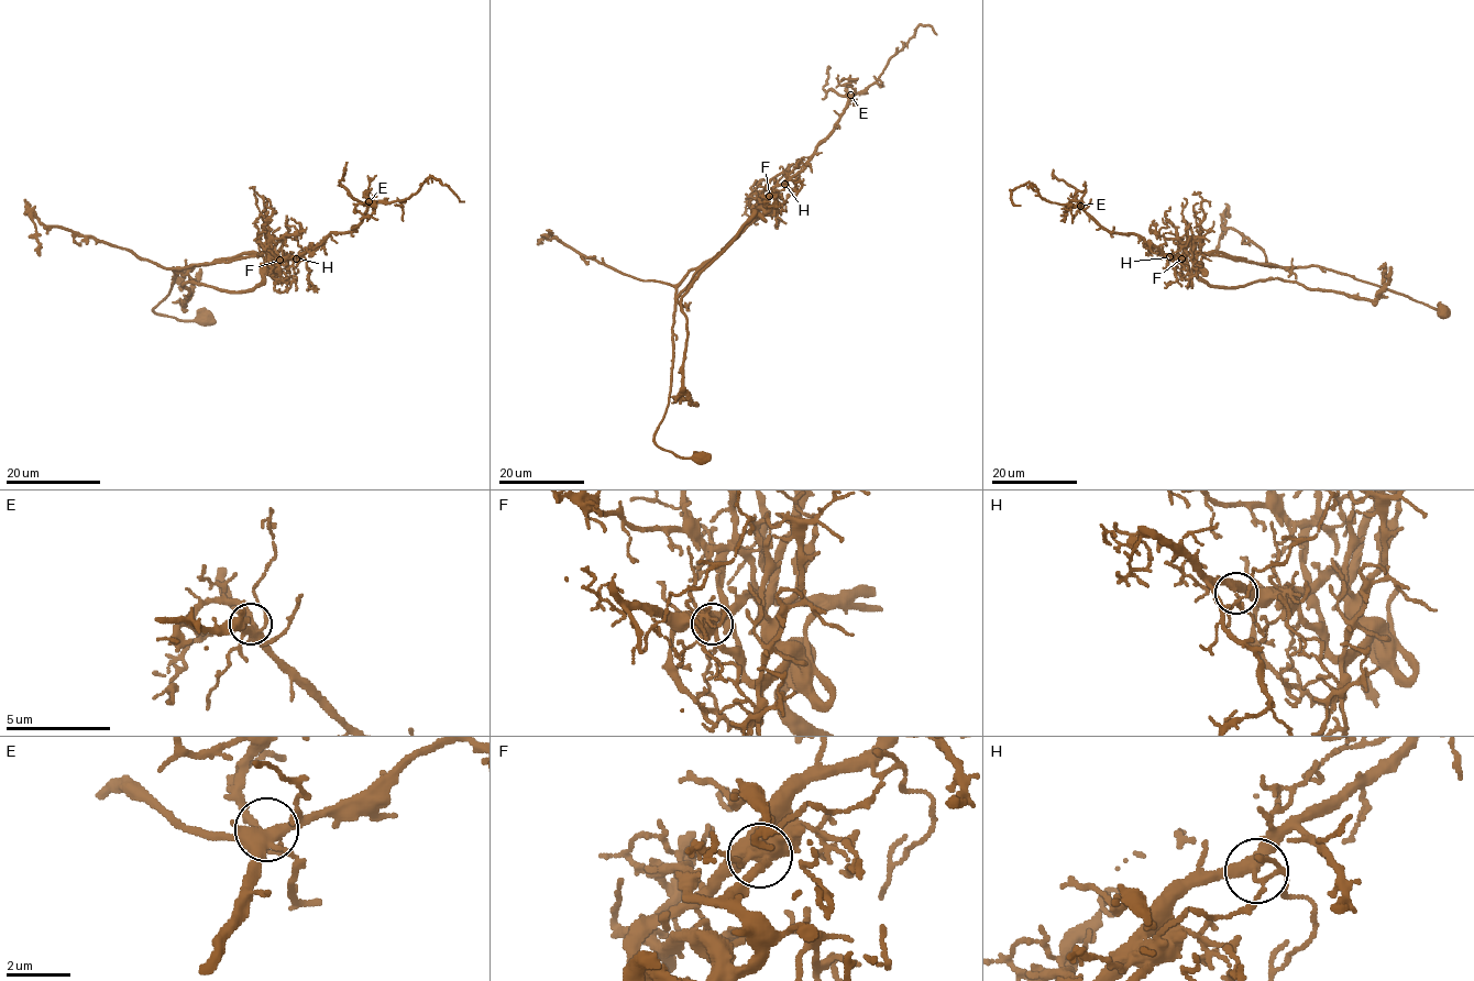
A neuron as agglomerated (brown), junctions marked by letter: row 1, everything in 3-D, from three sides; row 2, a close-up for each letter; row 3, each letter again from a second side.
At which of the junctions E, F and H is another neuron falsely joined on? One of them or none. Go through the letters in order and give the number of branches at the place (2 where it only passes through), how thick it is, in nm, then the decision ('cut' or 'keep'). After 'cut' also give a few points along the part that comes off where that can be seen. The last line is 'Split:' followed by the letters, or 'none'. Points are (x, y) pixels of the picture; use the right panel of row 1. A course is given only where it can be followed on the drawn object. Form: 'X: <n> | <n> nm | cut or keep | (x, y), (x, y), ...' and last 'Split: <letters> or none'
E: 8 | 380 nm | keep
F: 6 | 550 nm | cut | (1181, 257), (1189, 253), (1224, 253), (1269, 265), (1250, 239), (1232, 228), (1224, 228), (1223, 218), (1217, 255)
H: 4 | 320 nm | keep
Split: F

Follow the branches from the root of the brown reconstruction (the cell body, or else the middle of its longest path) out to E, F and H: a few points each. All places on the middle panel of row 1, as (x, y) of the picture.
E: (701, 458), (675, 456), (655, 441), (670, 393), (674, 298), (749, 223), (752, 209), (805, 166), (850, 95)
F: (701, 458), (675, 456), (655, 441), (670, 393), (674, 298), (692, 277), (749, 223), (752, 209), (769, 196)
H: (701, 458), (675, 456), (655, 441), (670, 393), (674, 298), (749, 223), (752, 209), (784, 184)

